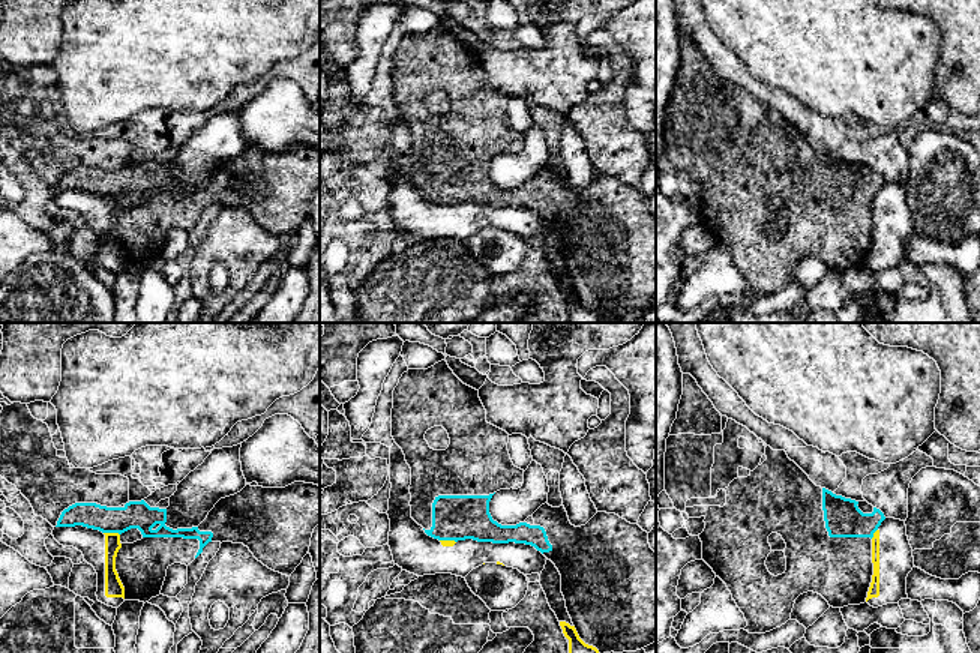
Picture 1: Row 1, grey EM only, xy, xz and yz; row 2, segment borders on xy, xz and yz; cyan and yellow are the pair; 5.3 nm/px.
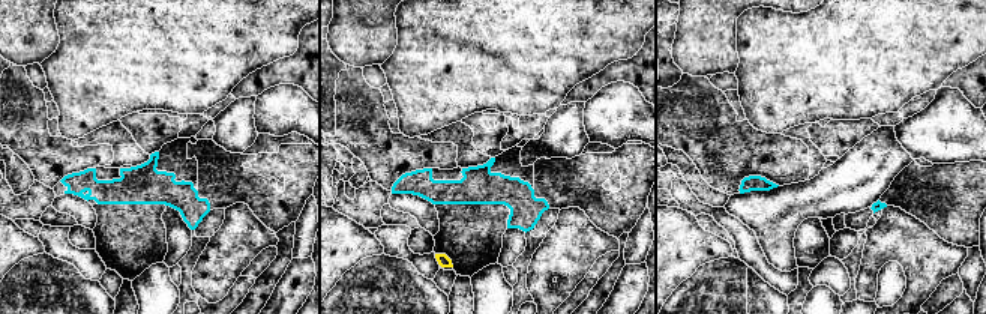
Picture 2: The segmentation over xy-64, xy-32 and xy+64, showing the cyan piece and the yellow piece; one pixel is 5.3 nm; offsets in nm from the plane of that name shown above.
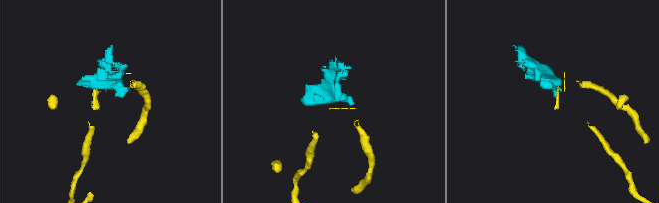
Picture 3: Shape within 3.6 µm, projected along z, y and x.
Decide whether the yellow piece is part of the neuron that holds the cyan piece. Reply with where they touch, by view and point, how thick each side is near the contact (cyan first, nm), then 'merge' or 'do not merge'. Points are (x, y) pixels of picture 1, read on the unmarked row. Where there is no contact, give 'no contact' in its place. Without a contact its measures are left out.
meets cyan in xy at (111, 195); 150 nm thick on the cyan side, 80 nm on the other; do not merge

